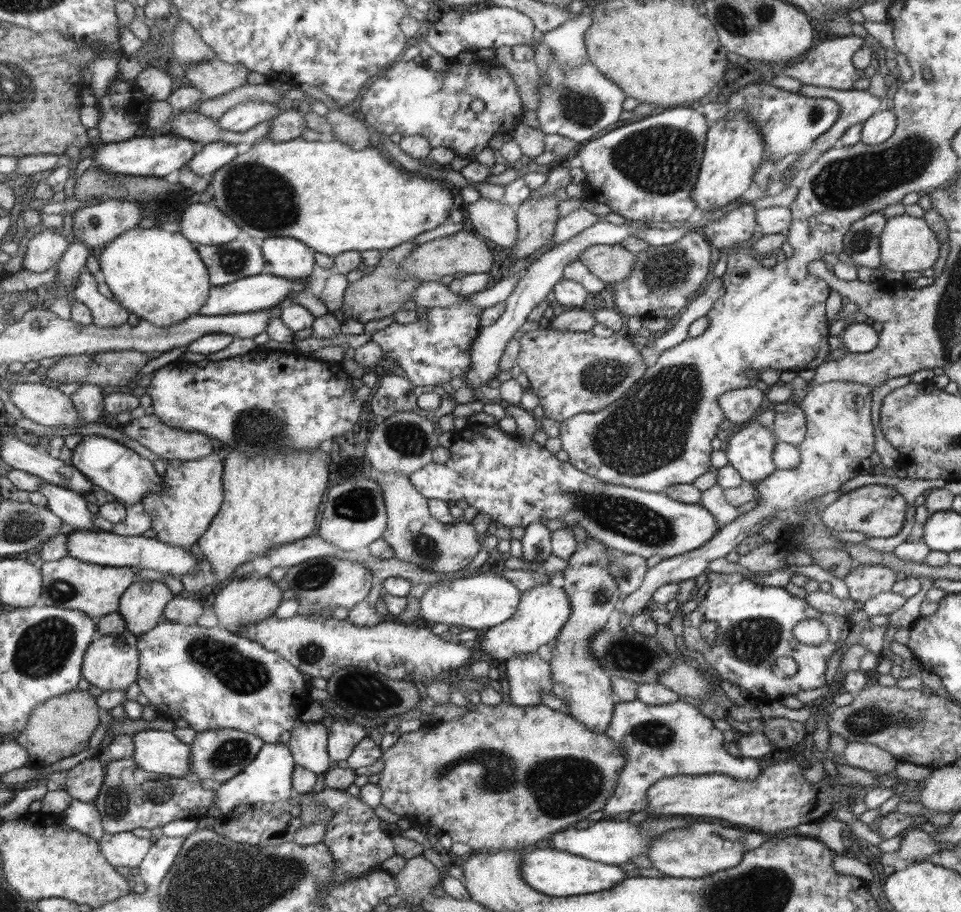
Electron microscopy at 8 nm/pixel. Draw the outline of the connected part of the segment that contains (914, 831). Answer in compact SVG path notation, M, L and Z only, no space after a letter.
M919 826L906 830L903 833L904 836L900 838L900 847L902 849L882 857L881 863L883 866L900 867L916 860L922 862L922 860L928 860L930 856L940 852L935 842Z

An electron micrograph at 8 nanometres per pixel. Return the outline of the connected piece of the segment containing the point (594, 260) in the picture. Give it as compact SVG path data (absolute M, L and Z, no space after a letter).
M620 244L594 245L579 254L580 261L590 272L607 284L620 282L631 275L635 267L635 255Z

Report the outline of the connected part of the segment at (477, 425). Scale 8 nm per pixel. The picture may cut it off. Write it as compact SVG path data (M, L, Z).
M478 418L474 423L470 423L462 431L458 432L452 447L450 450L450 459L444 464L436 464L430 462L421 468L412 472L409 479L411 483L415 485L416 489L419 489L425 497L437 498L440 500L466 500L469 506L473 506L478 512L482 514L488 514L490 518L495 521L501 522L502 524L508 525L510 528L512 526L528 527L530 523L540 521L544 522L550 518L561 518L565 526L572 527L575 524L580 524L585 528L585 532L590 537L594 537L596 540L602 541L605 545L608 545L611 549L626 552L628 554L639 554L644 558L648 559L650 556L662 556L663 559L672 558L690 552L692 550L697 550L697 548L703 547L709 540L715 538L717 532L719 532L719 526L715 516L704 508L701 504L684 504L683 501L677 501L673 497L666 496L665 493L660 492L644 492L643 489L638 488L628 488L627 486L622 486L621 484L608 484L599 479L599 477L590 476L588 473L582 472L580 469L576 468L575 465L570 464L570 462L560 462L556 456L548 450L545 446L540 446L532 440L530 443L520 443L518 440L514 440L510 434L506 434L502 429L497 429L496 427L491 427L488 419Z

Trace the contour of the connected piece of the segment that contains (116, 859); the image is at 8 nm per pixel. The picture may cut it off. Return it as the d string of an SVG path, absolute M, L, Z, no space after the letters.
M122 832L116 835L104 834L98 844L104 857L116 869L118 867L133 869L143 863L154 842L148 838L138 838L132 832Z

